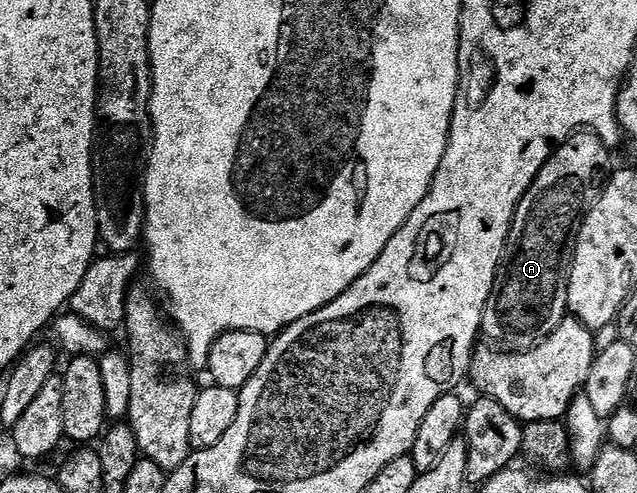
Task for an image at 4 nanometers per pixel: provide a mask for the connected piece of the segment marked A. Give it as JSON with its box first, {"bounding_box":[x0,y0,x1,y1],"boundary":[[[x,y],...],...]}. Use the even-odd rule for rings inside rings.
{"bounding_box":[481,133,614,349],"boundary":[[[578,133],[572,135],[562,147],[558,147],[556,153],[545,162],[543,169],[539,169],[535,181],[517,206],[505,246],[505,257],[481,318],[481,335],[489,338],[486,340],[490,344],[505,349],[528,349],[546,339],[567,318],[569,268],[573,266],[573,254],[583,221],[609,182],[611,168],[614,166],[609,155],[612,155],[611,149],[600,137],[592,133]]]}

